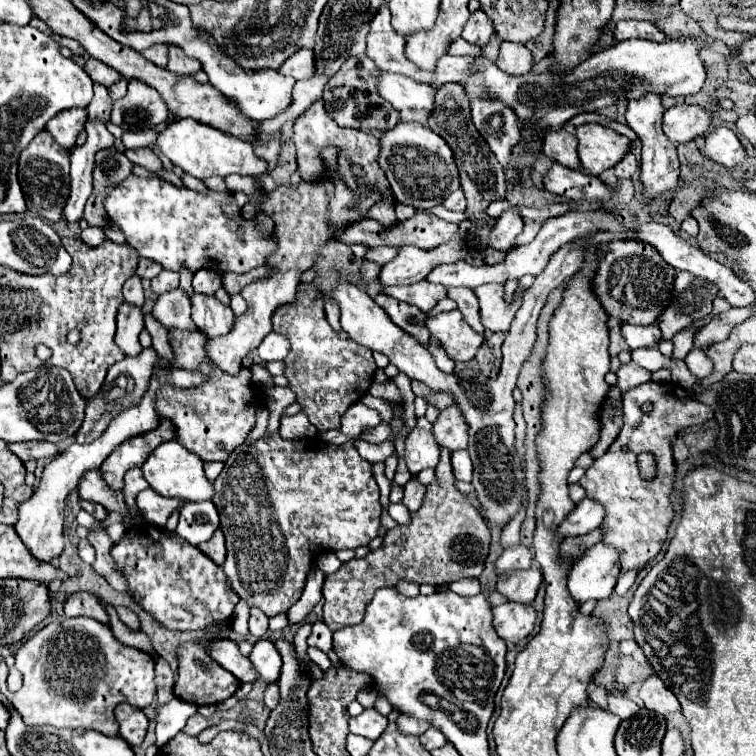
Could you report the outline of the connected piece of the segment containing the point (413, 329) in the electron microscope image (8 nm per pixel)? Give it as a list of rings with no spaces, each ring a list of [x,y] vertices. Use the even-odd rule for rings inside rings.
[[[378,294],[374,298],[374,302],[390,316],[390,320],[400,326],[402,330],[406,330],[408,334],[412,334],[414,338],[418,338],[418,342],[428,344],[430,336],[426,334],[426,314],[422,310],[418,310],[416,306],[410,306],[406,302],[400,302],[388,294]]]

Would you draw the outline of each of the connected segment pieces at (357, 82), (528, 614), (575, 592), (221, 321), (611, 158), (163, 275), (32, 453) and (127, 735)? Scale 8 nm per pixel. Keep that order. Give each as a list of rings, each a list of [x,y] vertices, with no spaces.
[[[358,54],[358,56],[350,56],[344,66],[338,70],[338,74],[334,74],[328,84],[324,86],[324,100],[326,100],[326,112],[330,114],[330,118],[344,128],[360,128],[360,130],[390,130],[396,126],[398,112],[394,110],[394,106],[390,106],[390,102],[386,102],[378,90],[376,90],[376,76],[380,74],[380,70],[376,70],[378,66],[374,66],[374,62],[370,62],[370,58],[366,58],[366,54]]]
[[[504,602],[492,608],[494,614],[494,630],[506,642],[518,644],[528,638],[534,630],[536,612],[532,606],[522,606],[518,602]]]
[[[594,544],[588,548],[584,558],[580,558],[568,576],[568,588],[576,602],[604,600],[612,594],[618,572],[620,572],[620,552],[608,544]]]
[[[194,294],[192,296],[192,320],[198,330],[208,338],[228,334],[234,326],[234,312],[230,306],[224,306],[216,296]]]
[[[602,124],[578,126],[576,138],[582,168],[592,176],[598,176],[608,168],[614,168],[632,146],[632,142],[626,136],[610,128],[604,128]]]
[[[162,270],[158,276],[152,278],[152,290],[154,290],[154,294],[160,296],[164,292],[176,290],[178,282],[180,282],[180,274],[178,272],[166,272],[166,270]]]
[[[16,442],[8,444],[8,448],[22,460],[40,460],[40,458],[54,458],[58,454],[56,444],[52,442]]]
[[[118,704],[116,720],[120,724],[120,736],[130,746],[140,746],[146,736],[146,730],[148,730],[146,714],[140,708],[134,708],[132,704]]]

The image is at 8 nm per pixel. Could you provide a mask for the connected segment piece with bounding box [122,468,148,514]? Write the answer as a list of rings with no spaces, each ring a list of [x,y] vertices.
[[[140,468],[128,470],[126,476],[124,476],[124,488],[122,488],[122,492],[124,492],[125,502],[134,514],[138,512],[134,498],[136,498],[136,494],[142,492],[144,488],[148,488],[148,484],[146,484],[146,480],[144,480],[144,476],[142,476],[142,470],[140,470]]]

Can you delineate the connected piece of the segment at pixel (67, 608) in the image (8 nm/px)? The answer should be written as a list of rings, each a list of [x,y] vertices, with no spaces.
[[[90,592],[70,594],[64,602],[64,614],[66,616],[88,616],[98,622],[108,622],[108,614],[106,614],[100,598]]]

